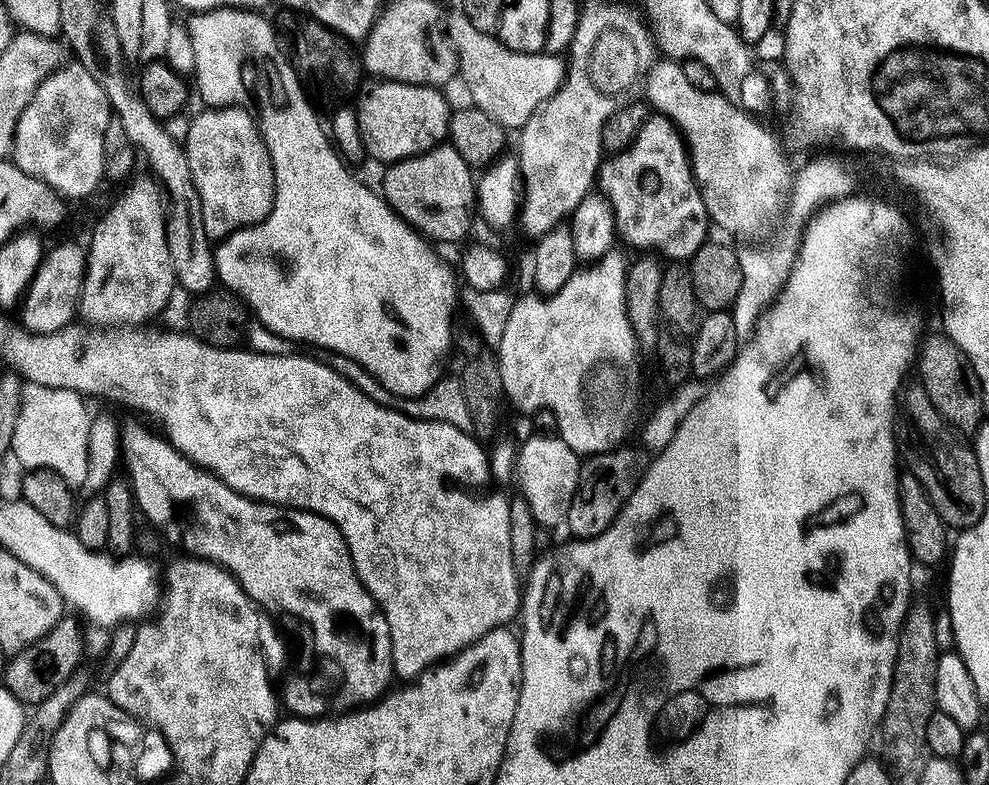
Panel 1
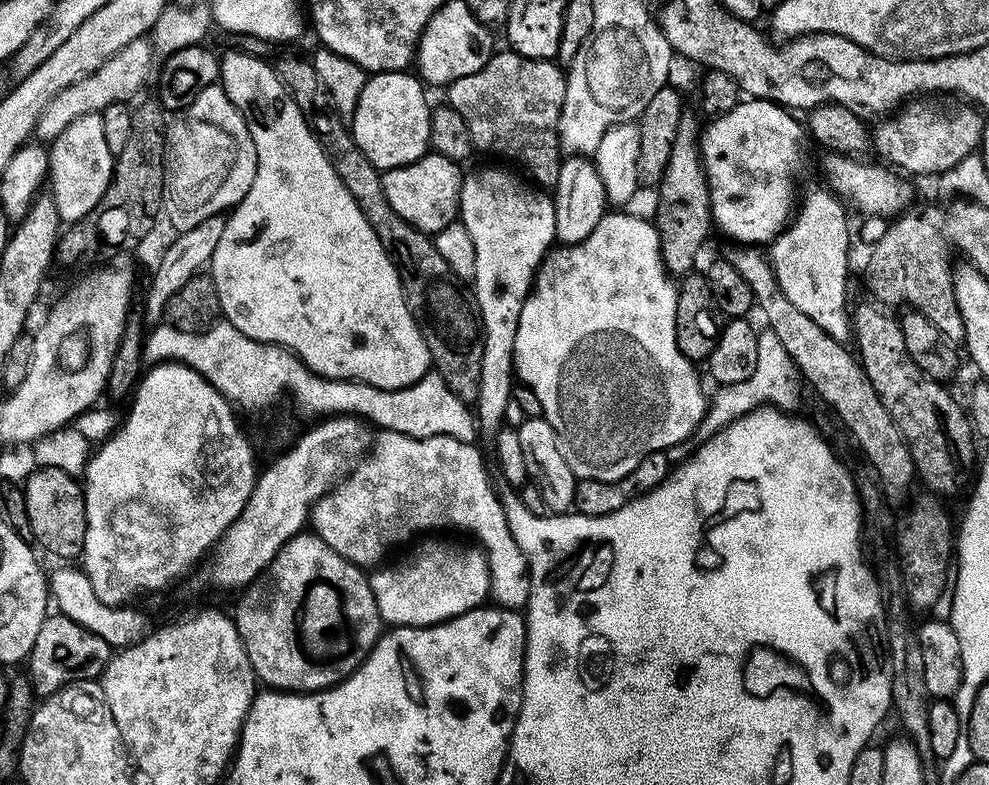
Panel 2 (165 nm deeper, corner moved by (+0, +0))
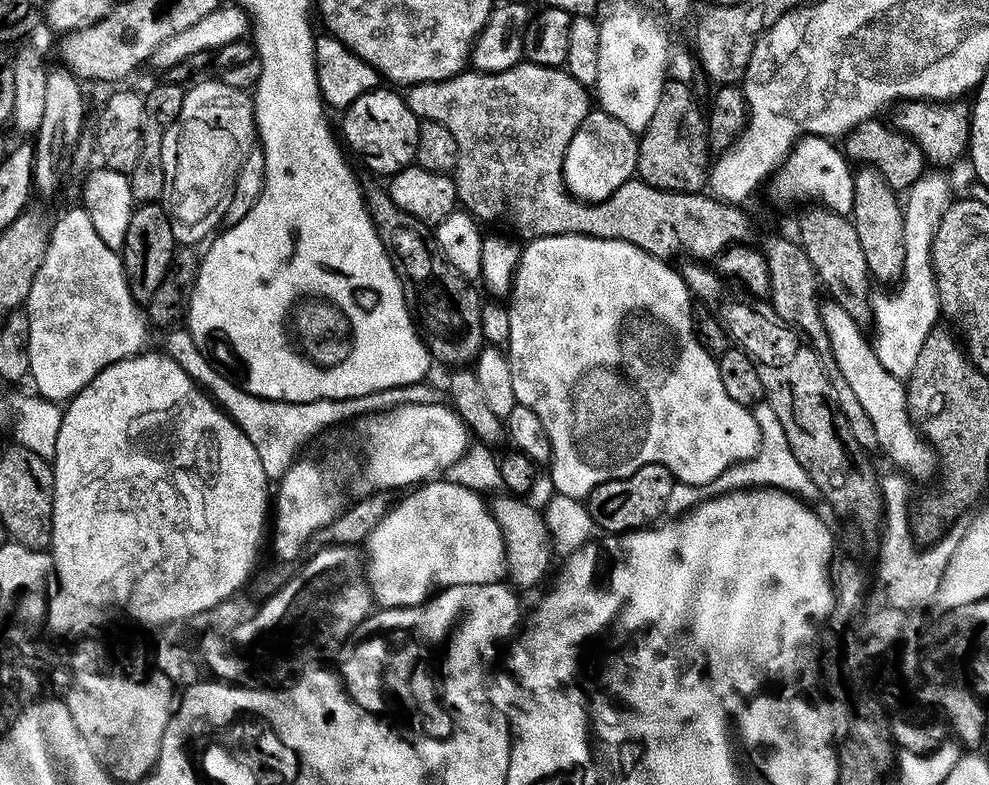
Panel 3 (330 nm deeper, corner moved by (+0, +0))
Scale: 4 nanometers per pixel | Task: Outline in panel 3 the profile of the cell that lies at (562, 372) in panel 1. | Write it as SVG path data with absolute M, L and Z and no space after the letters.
M537 236L523 245L516 277L512 279L510 299L506 304L510 318L506 355L510 378L514 378L516 402L530 406L530 410L542 418L542 426L546 426L546 434L550 436L552 488L557 493L583 501L598 486L602 486L602 482L626 478L647 464L666 466L681 484L709 484L729 468L751 460L760 451L756 417L745 405L734 402L734 398L726 394L717 357L711 356L696 337L693 297L679 271L668 264L671 263L667 259L652 256L630 242L595 240L592 236Z

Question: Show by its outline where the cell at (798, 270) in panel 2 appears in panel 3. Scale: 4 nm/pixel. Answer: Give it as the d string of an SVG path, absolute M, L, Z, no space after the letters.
M824 302L820 305L820 313L828 326L830 350L834 354L834 362L838 362L838 370L842 370L842 378L854 390L858 402L862 402L862 410L866 410L866 418L874 422L876 448L884 451L893 460L895 467L909 477L928 476L938 468L936 452L931 444L920 434L919 428L912 423L908 413L908 393L901 377L890 374L878 362L871 341L860 333L861 321L850 315L841 304Z

